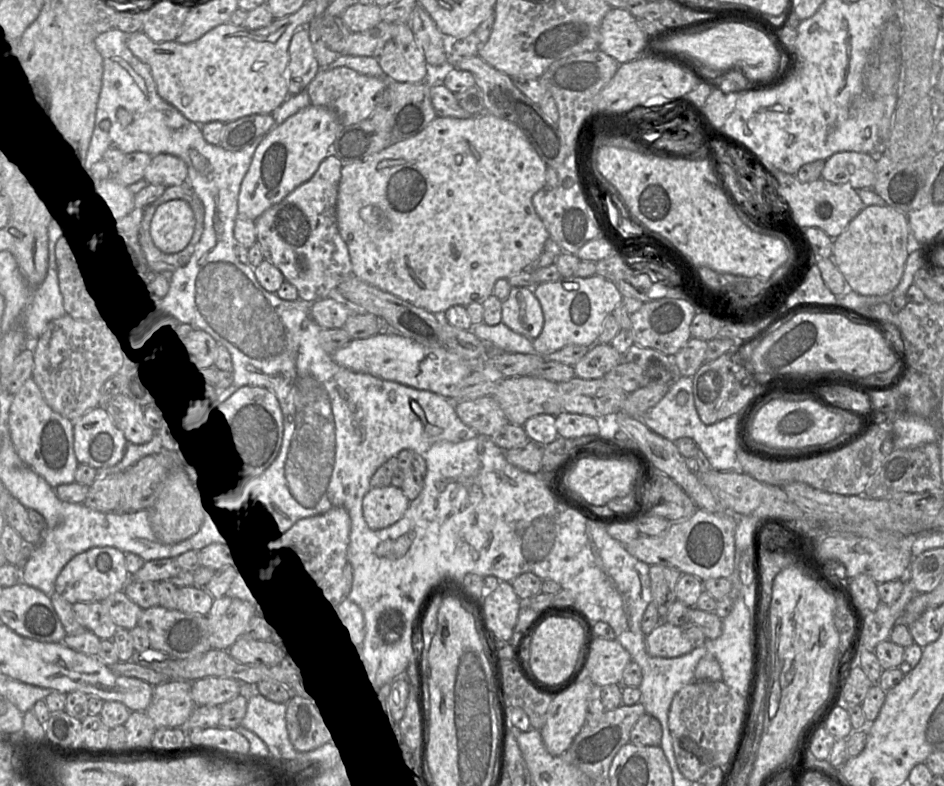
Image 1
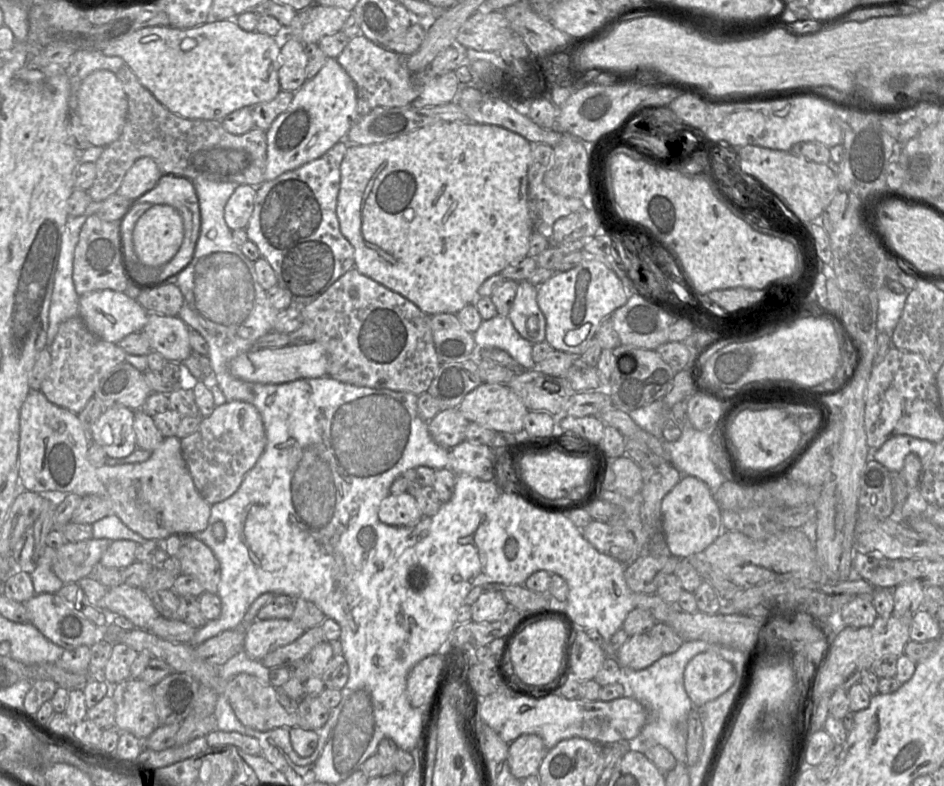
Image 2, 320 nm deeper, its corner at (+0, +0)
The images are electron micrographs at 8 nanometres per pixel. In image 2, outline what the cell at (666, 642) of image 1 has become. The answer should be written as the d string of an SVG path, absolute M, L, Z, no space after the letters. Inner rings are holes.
M649 634L630 636L615 655L621 667L633 670L645 669L662 656L660 643Z

